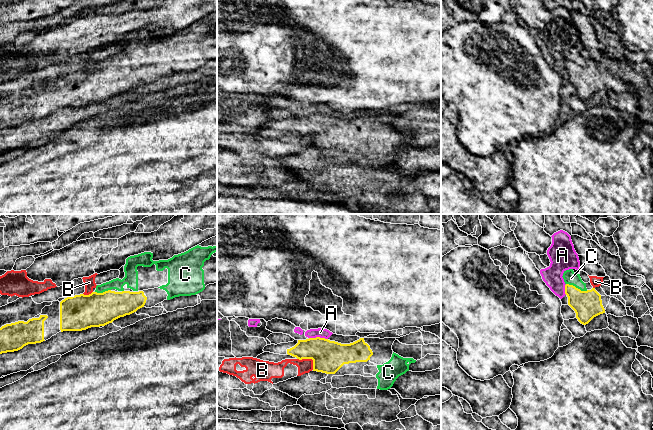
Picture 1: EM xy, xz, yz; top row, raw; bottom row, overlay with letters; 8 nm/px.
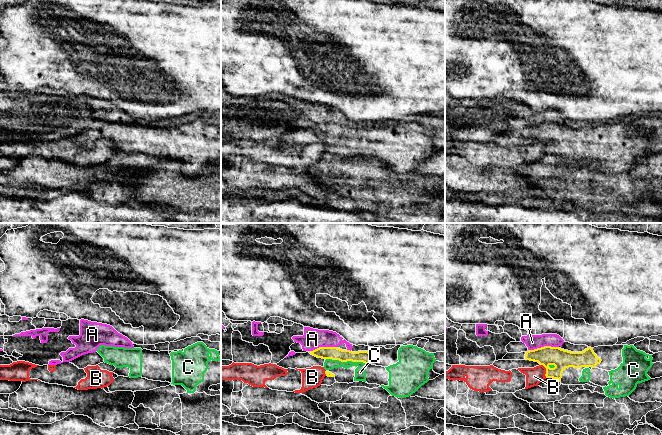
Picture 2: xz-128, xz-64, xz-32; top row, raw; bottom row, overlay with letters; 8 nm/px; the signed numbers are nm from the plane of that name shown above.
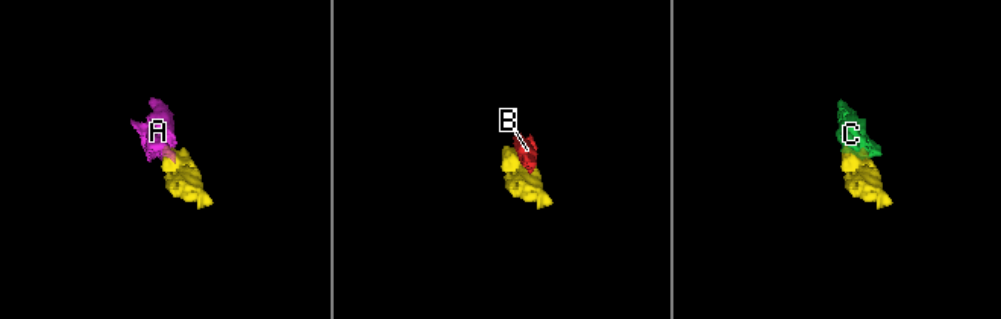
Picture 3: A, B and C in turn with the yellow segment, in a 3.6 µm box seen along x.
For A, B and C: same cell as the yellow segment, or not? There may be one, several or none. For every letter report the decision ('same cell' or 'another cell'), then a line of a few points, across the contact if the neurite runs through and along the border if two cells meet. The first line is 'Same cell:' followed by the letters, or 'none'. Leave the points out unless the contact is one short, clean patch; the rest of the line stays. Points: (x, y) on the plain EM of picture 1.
Same cell: C
A: another cell; line xz (309, 113), (324, 113), (327, 115)
B: another cell
C: same cell; line yz (587, 80), (577, 70), (577, 64), (571, 54)

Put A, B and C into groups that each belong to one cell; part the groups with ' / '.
A / B / C

